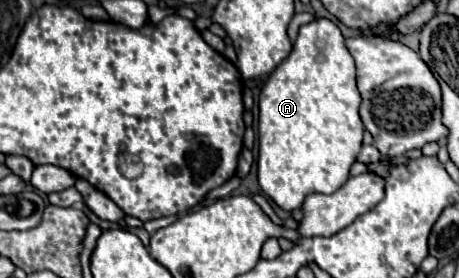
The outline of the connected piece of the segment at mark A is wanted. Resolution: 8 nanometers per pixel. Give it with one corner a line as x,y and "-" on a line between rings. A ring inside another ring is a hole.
318,17
312,23
302,25
292,53
270,73
260,93
258,183
278,207
284,211
298,211
306,195
330,195
346,183
348,171
362,147
364,125
358,109
360,93
356,89
356,67
338,25
326,17

